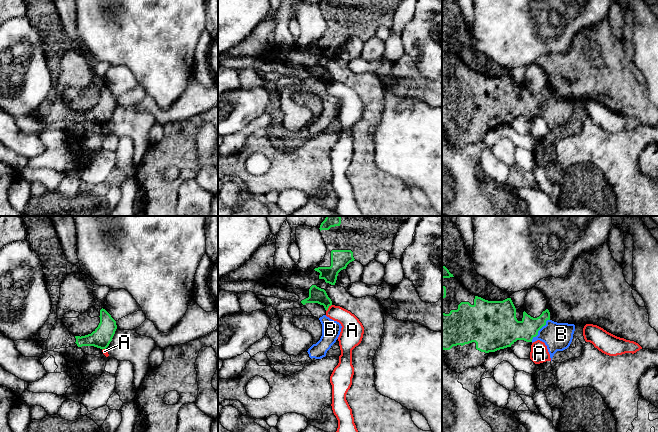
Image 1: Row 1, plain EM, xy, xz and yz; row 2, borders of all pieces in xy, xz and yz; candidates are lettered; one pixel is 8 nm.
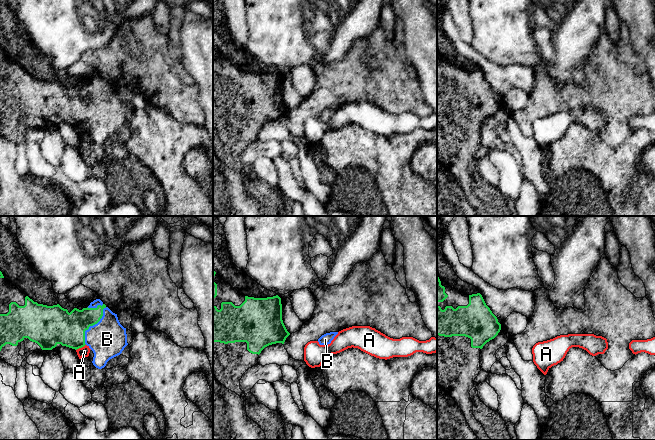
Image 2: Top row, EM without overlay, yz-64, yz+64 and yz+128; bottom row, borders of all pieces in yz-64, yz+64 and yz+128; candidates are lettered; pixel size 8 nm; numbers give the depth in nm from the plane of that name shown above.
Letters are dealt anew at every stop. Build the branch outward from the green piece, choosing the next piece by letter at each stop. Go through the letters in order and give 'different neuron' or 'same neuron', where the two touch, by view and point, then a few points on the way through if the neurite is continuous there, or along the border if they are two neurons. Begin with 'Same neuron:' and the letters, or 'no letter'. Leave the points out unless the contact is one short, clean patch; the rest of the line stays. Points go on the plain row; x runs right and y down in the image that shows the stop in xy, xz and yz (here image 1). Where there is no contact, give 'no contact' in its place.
Same neuron: B
A: different neuron; meets green in xz at (328, 83); border along xz (331, 80), (326, 87)
B: same neuron; meets green in yz at (539, 105); runs through yz (508, 105), (539, 105), (544, 105), (557, 112)

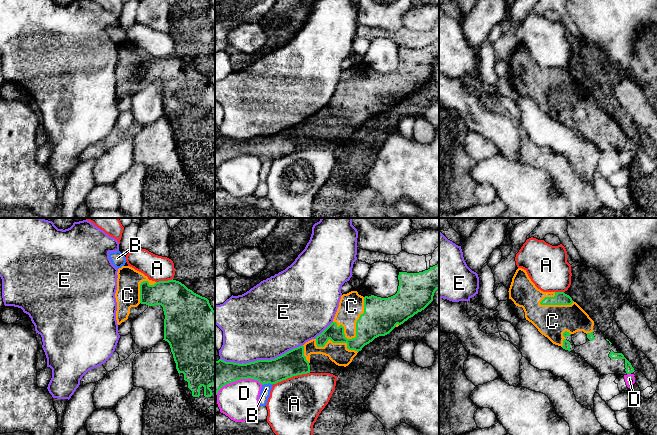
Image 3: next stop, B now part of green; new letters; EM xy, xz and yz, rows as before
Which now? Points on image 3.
Same neuron: C
A: different neuron; meets green in xz at (291, 152)
B: different neuron; meets green in xz at (267, 159)
C: same neuron; meets green in xz at (357, 97)
D: different neuron; meets green in xz at (238, 155)
E: different neuron; meets green in xz at (261, 136)

